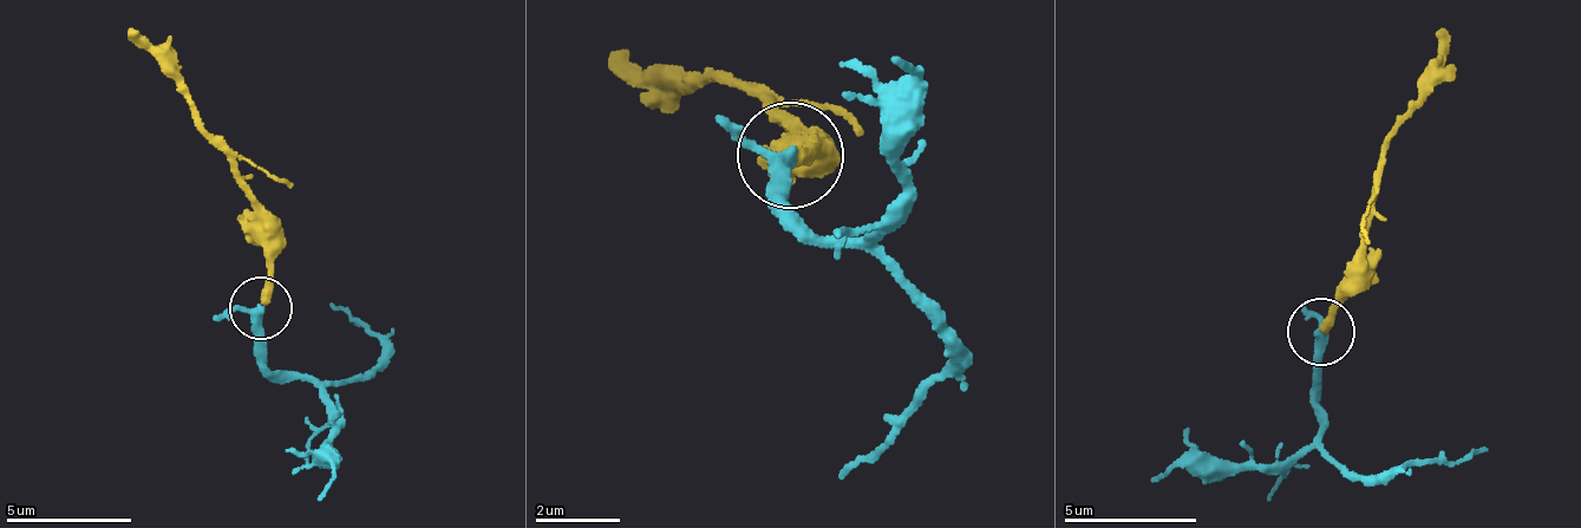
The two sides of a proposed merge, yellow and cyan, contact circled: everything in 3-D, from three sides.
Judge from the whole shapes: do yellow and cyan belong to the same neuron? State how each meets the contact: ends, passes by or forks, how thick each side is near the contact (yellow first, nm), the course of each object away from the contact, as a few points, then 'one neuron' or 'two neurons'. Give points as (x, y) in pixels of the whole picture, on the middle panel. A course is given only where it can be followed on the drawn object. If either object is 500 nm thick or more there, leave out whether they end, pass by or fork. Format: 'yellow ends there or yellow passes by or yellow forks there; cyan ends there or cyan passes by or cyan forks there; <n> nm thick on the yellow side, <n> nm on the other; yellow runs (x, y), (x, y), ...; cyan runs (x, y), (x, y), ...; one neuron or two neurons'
yellow ends there; cyan passes by; 340 nm thick on the yellow side, 320 nm on the other; yellow runs (794, 161), (820, 132), (802, 115), (724, 72), (635, 76), (609, 47); cyan runs (794, 152), (777, 204), (794, 217), (866, 238), (936, 327), (949, 373), (843, 480); one neuron

